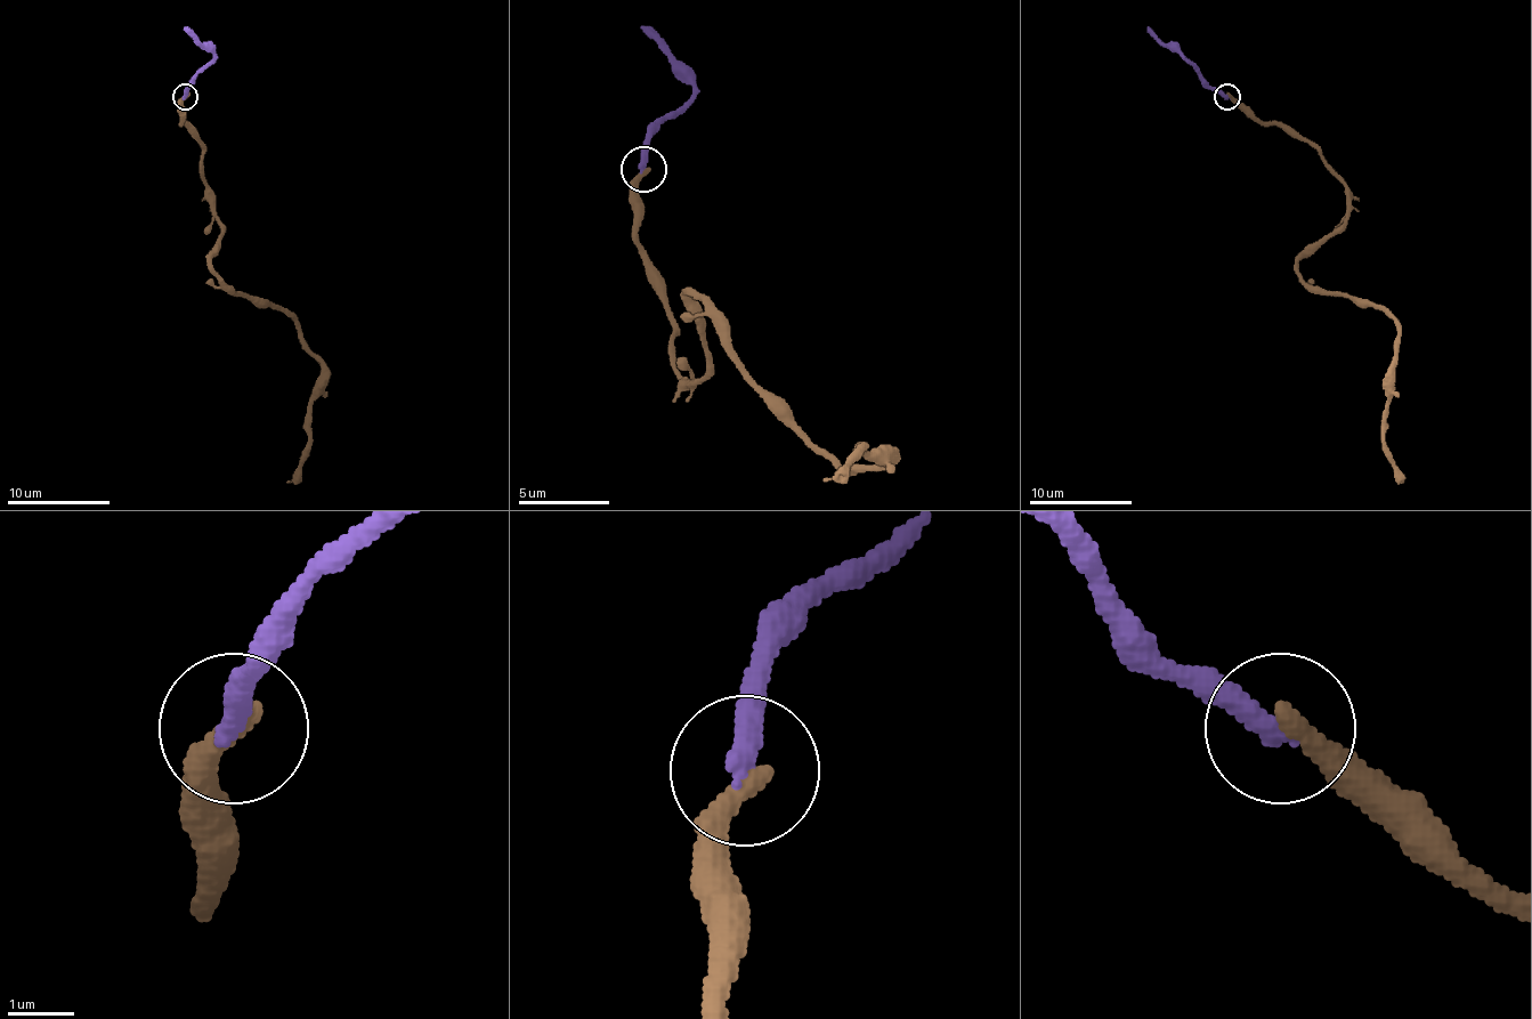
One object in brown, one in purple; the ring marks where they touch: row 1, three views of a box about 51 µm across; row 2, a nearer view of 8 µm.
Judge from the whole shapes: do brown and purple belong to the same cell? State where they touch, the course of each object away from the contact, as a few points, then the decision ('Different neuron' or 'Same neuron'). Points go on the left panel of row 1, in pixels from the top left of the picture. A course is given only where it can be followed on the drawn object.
Place: (185, 96). Course of brown: (186, 97), (221, 226), (215, 274), (278, 305), (322, 368), (309, 452), (286, 483). Course of purple: (186, 97), (186, 89), (215, 56), (184, 27). Same neuron

